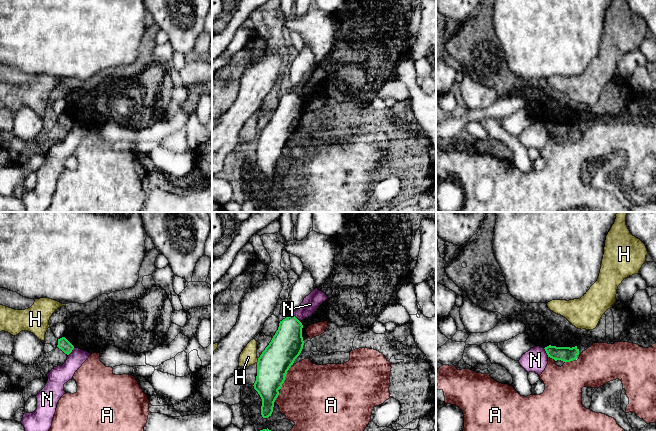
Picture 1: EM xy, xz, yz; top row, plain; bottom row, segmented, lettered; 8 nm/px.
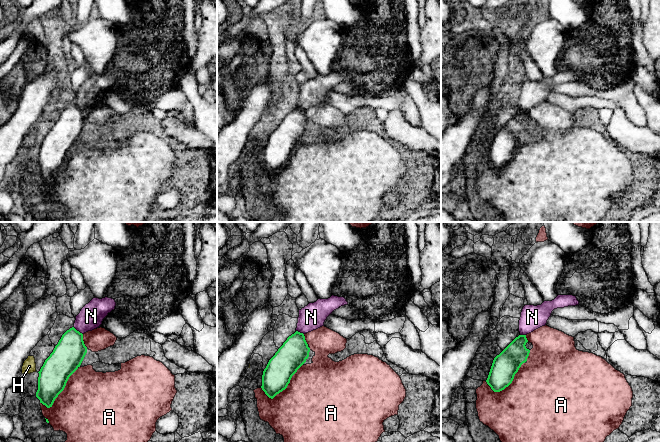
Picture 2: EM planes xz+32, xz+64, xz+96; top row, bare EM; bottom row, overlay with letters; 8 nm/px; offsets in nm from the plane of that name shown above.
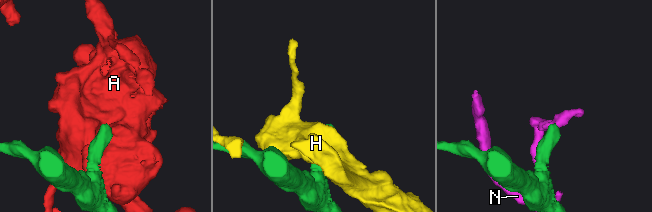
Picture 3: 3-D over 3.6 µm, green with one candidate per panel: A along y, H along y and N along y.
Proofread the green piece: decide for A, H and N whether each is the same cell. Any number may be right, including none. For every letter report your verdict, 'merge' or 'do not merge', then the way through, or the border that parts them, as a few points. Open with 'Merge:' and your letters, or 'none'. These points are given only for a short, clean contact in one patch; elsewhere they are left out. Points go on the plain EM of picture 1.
Merge: none
A: do not merge
H: do not merge
N: do not merge; border yz (543, 124), (548, 132)

